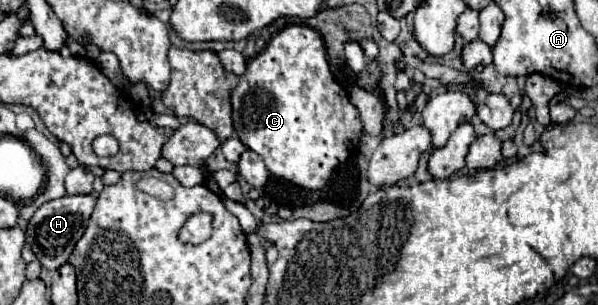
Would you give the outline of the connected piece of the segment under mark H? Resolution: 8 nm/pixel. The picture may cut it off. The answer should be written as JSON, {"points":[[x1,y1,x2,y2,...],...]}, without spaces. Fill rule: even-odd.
{"points":[[83,194,83,196,63,196,57,200,49,200,41,208,37,208,33,218,27,222,25,240,43,268,57,270,69,260,77,240,83,236,83,230,87,228,93,206,95,206,95,198,91,194]]}

